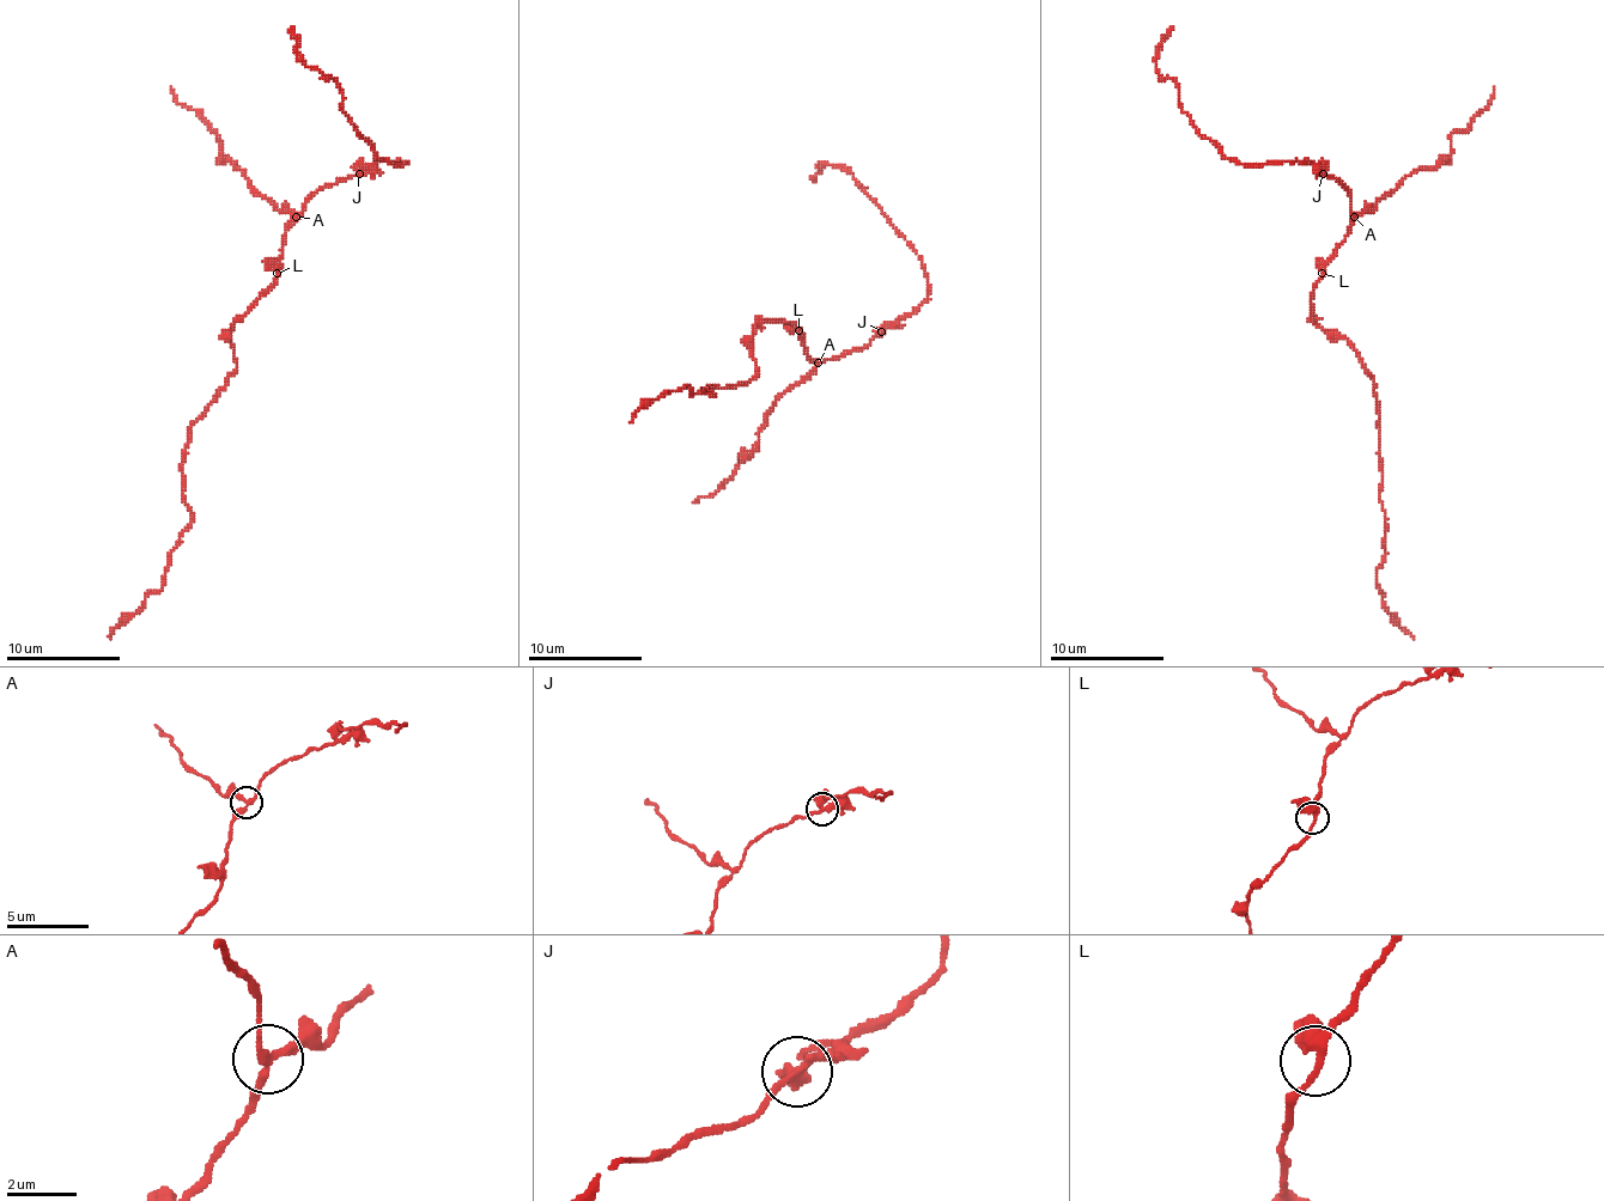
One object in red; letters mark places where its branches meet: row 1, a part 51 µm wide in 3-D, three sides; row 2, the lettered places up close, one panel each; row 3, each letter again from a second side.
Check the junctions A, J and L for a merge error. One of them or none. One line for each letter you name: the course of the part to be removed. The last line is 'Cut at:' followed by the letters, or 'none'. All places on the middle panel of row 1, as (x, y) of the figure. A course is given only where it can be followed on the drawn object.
A: Course of the part to remove: (819, 363), (776, 402), (761, 428), (759, 443), (735, 471), (712, 494), (693, 503)
Cut at: A

